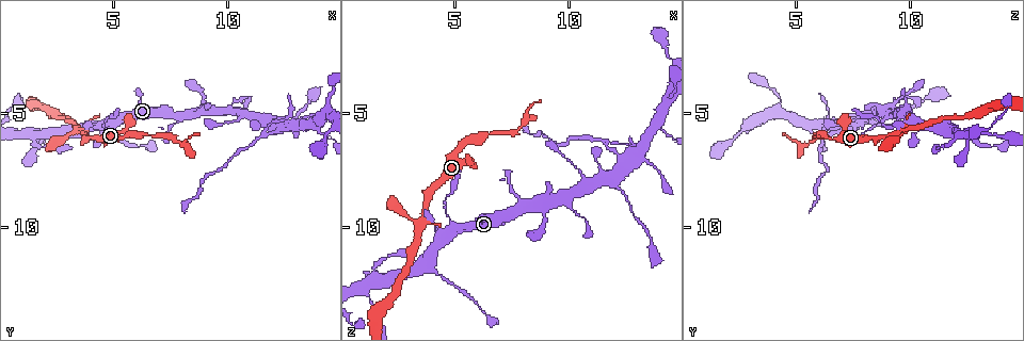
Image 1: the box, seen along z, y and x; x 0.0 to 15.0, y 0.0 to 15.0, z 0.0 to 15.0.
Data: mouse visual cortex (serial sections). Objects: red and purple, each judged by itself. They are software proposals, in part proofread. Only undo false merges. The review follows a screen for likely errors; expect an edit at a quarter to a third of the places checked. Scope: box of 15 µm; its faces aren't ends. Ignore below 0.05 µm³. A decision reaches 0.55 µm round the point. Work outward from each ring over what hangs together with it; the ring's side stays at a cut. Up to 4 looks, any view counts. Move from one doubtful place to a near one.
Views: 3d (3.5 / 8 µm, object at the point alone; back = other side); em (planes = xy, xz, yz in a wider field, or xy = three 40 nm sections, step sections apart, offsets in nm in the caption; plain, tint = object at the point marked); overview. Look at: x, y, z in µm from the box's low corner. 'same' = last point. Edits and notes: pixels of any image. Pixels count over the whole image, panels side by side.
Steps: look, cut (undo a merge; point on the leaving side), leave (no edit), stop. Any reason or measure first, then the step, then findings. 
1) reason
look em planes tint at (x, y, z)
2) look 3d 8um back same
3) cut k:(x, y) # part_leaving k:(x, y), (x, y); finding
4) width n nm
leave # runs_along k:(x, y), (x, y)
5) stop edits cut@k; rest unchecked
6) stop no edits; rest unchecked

a narrow waist
look 3d 3.5um at (6.7, 6.0, 6.0)

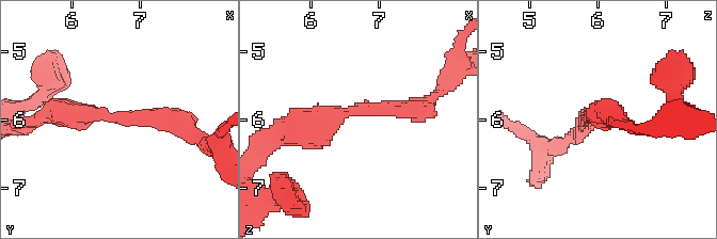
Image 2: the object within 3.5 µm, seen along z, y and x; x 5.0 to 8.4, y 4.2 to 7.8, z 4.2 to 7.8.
arm_widths 200, 400 nm; now the EM
look em xy step 1 tint at (6.65, 6.00, 5.90)

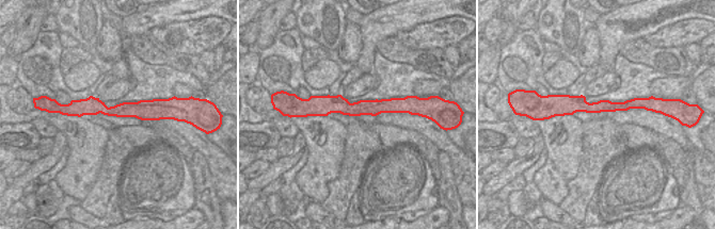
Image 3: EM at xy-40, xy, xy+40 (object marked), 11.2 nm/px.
width 190 nm
leave # runs_along 3:(73, 105), (158, 110), (164, 116); continuous, no second cell

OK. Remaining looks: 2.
thick turns thin
look em planes tint at (4.8, 5.4, 9.8)

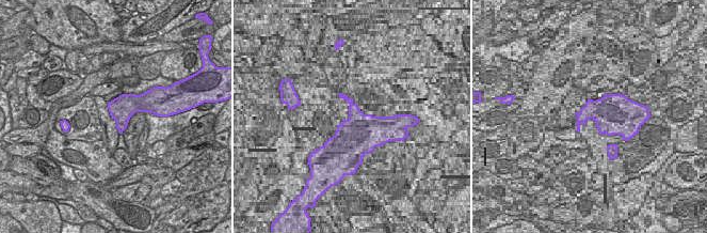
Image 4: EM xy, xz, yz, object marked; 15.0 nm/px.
see where the arms go
look 3d 3.5um back same

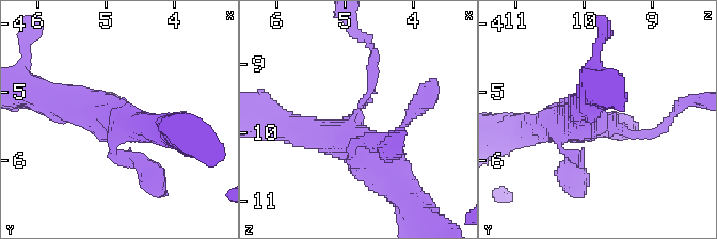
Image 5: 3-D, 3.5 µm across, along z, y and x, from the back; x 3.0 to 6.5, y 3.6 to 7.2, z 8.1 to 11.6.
leave # runs_along 5:(304, 131), (344, 137), (412, 208); all the same cell

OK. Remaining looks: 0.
stop no edits; rest unchecked

